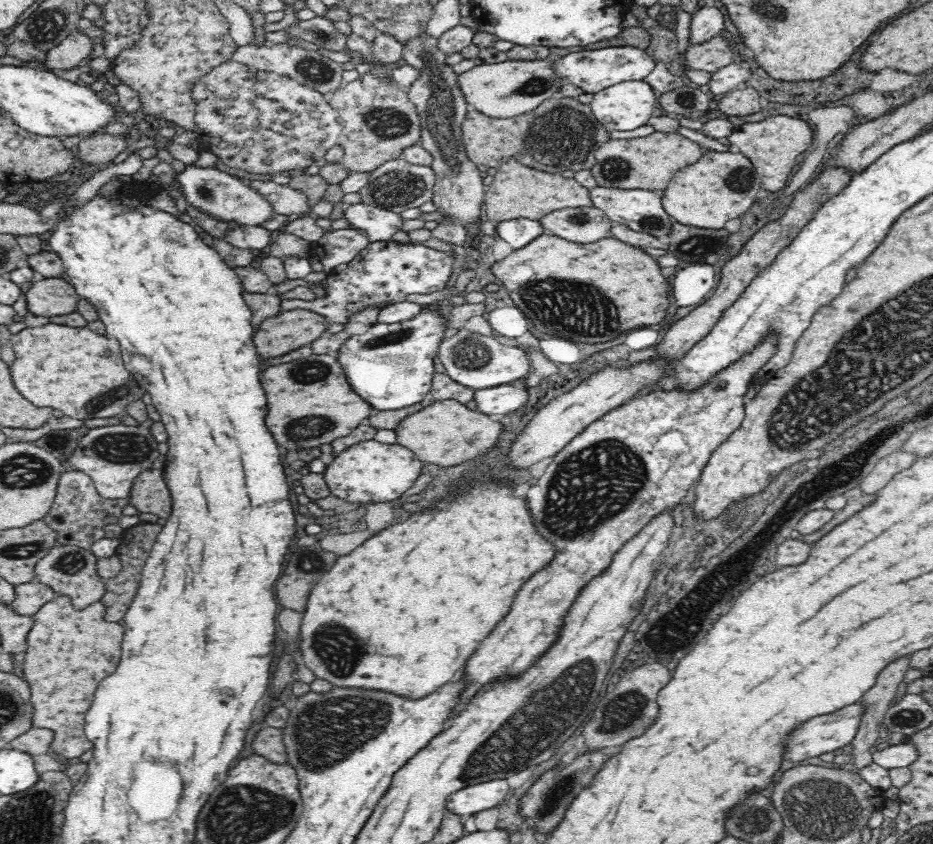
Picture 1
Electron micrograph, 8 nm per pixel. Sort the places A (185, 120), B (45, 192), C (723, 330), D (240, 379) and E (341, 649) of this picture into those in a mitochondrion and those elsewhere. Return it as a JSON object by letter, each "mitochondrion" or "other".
{"A":"other","B":"mitochondrion","C":"other","D":"other","E":"mitochondrion"}

